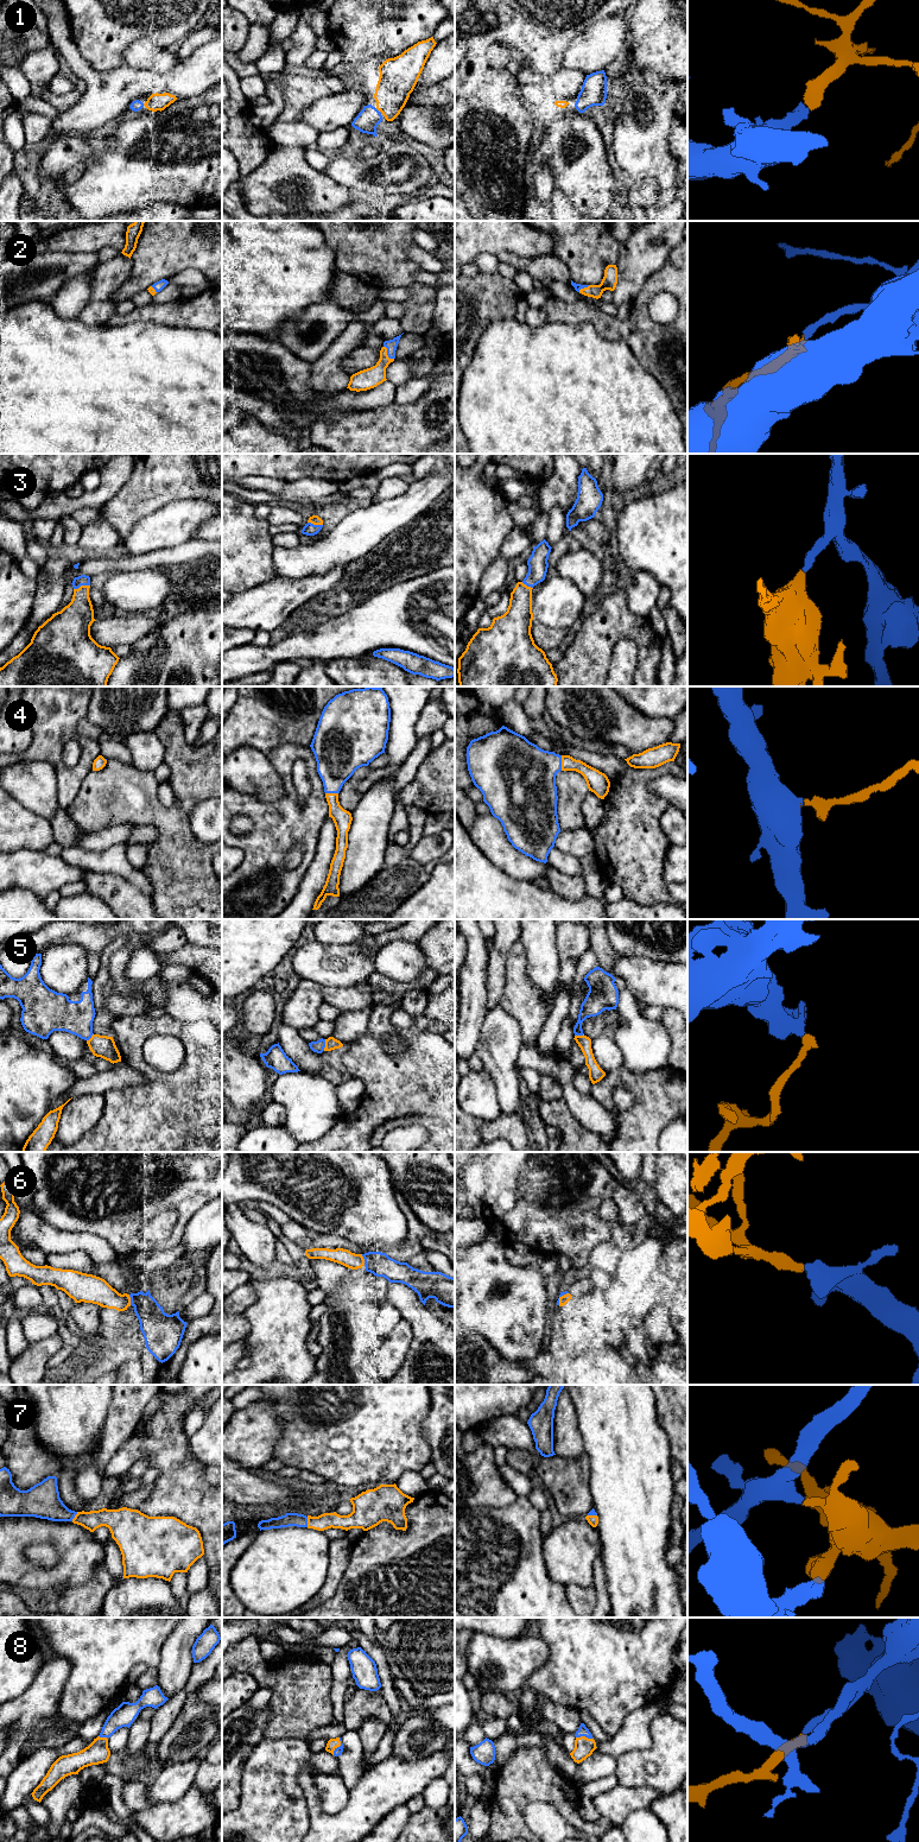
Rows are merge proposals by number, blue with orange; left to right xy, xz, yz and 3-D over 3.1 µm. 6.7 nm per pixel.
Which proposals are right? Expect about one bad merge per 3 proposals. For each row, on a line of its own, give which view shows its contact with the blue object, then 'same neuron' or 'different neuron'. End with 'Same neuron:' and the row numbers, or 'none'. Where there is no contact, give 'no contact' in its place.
1: xz | same neuron
2: xz | same neuron
3: xy | same neuron
4: yz | same neuron
5: xz | different neuron
6: xy | same neuron
7: xz | same neuron
8: xz | same neuron
Same neuron: 1, 2, 3, 4, 6, 7, 8

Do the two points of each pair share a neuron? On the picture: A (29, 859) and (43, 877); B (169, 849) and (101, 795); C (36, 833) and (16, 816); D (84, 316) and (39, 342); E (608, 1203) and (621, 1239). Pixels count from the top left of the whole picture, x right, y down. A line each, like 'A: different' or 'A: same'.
A: same
B: same
C: same
D: different
E: same

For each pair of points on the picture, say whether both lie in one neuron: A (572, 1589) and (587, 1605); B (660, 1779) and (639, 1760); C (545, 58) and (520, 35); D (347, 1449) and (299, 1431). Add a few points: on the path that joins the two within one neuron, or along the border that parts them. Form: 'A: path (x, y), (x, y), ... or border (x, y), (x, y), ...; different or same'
A: path (575, 1593), (583, 1601); same
B: path (653, 1779), (650, 1779), (639, 1767); same
C: path (539, 52), (526, 39); same
D: path (335, 1437), (329, 1431), (311, 1431); same

